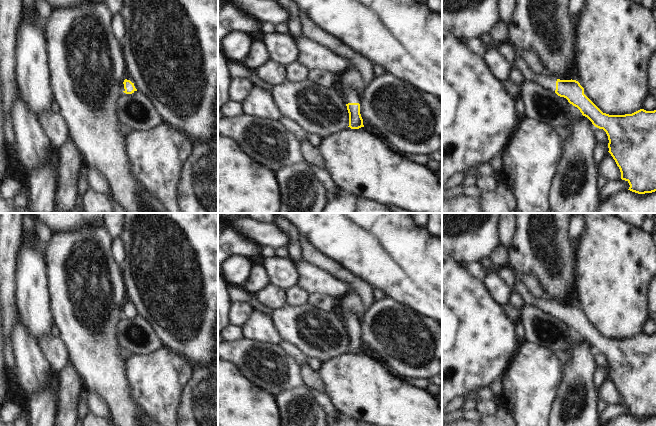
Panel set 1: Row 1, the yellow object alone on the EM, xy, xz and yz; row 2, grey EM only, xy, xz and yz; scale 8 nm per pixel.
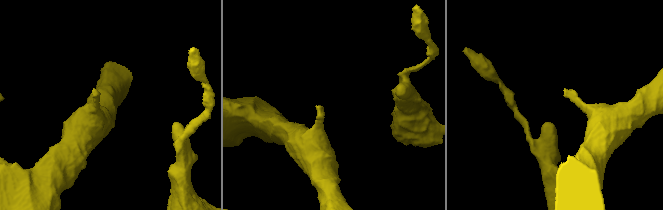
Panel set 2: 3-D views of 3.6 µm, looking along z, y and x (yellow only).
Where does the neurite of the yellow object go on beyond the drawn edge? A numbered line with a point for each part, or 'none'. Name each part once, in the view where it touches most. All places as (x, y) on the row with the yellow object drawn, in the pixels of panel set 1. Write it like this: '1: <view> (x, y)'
1: xz (350, 94)

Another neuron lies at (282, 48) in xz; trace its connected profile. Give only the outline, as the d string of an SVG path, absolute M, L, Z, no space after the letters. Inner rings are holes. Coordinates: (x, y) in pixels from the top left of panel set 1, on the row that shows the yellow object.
M266 33L261 41L269 52L269 61L282 67L297 61L298 48L295 39L290 34Z

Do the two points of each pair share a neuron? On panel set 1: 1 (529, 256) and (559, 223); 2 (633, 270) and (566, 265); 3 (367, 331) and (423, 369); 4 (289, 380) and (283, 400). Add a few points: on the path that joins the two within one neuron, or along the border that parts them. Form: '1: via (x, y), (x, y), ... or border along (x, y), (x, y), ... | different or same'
1: via (534, 247), (550, 229) | same
2: border along (577, 243), (575, 290) | different
3: via (381, 331), (409, 357) | same
4: border along (303, 384), (279, 391), (274, 396) | different

